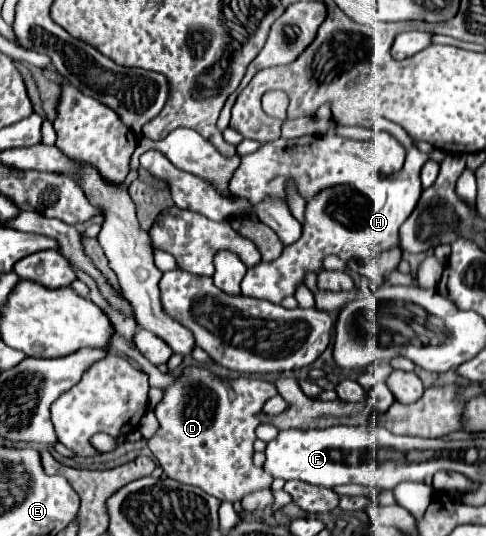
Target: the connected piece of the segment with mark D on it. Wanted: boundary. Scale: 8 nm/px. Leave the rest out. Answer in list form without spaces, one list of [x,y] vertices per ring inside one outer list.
[[[186,368],[182,378],[166,388],[162,402],[154,408],[160,430],[148,440],[148,448],[168,478],[198,486],[220,500],[240,502],[242,496],[272,484],[270,474],[254,468],[252,444],[256,440],[254,430],[260,424],[256,414],[276,394],[276,386],[268,380],[220,380],[204,368]]]

